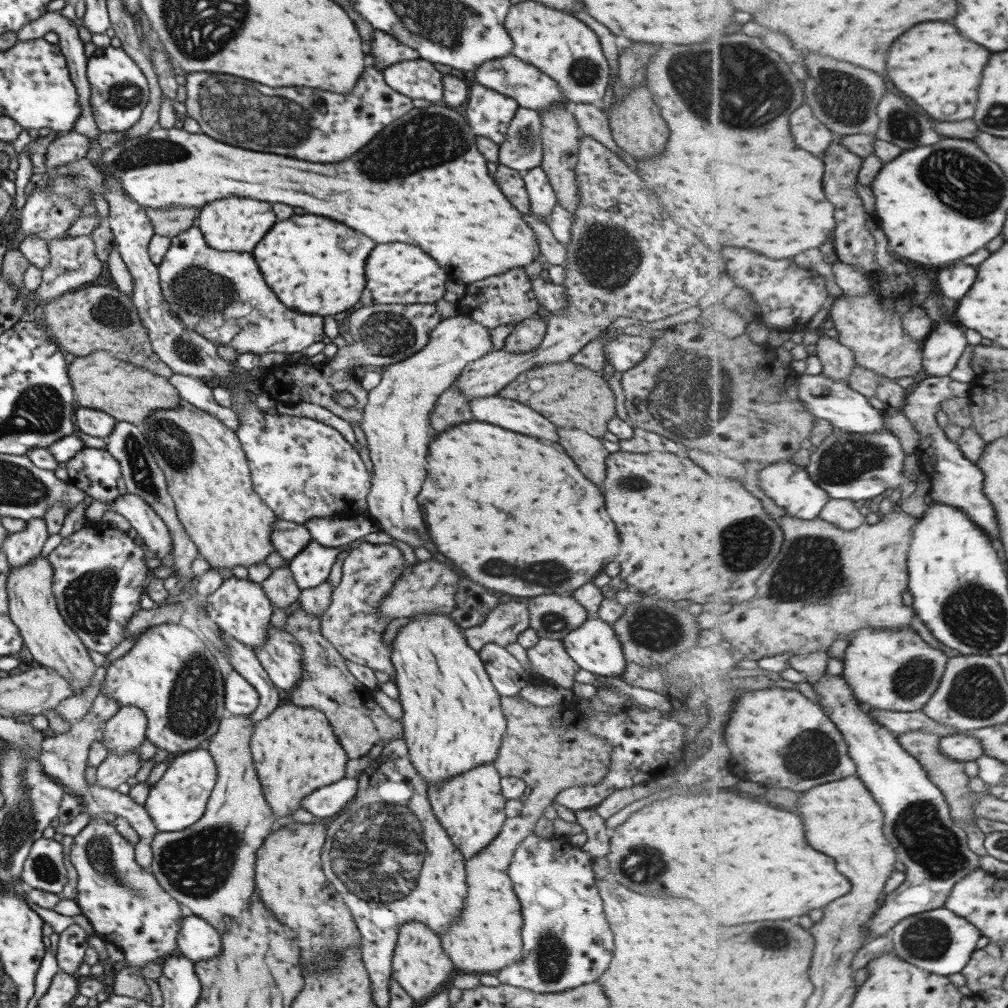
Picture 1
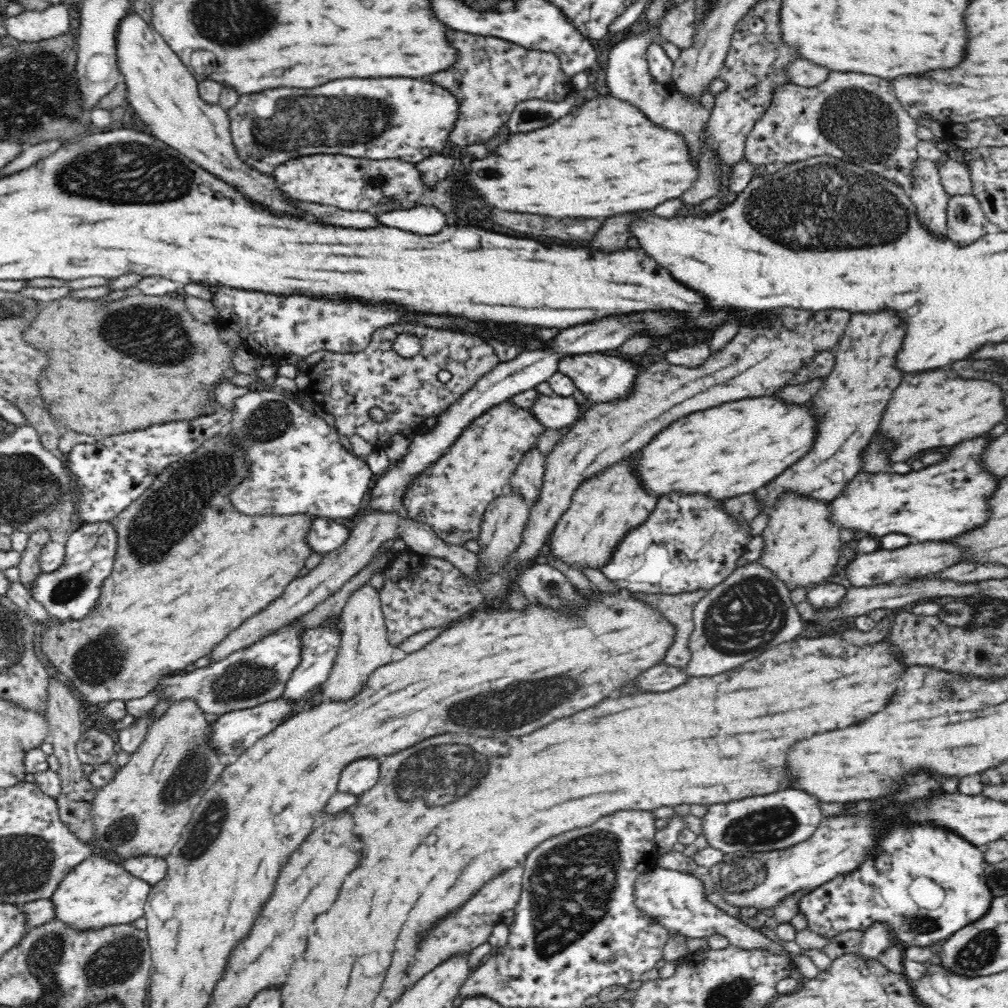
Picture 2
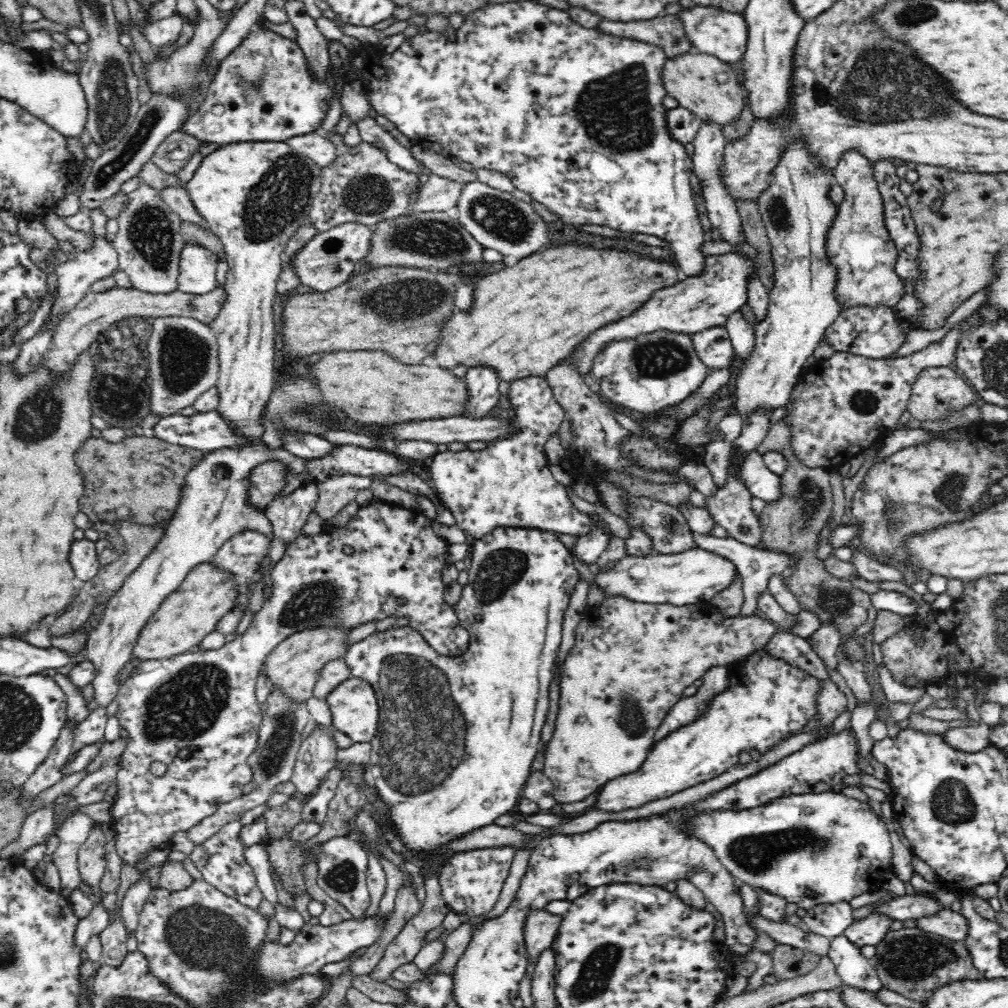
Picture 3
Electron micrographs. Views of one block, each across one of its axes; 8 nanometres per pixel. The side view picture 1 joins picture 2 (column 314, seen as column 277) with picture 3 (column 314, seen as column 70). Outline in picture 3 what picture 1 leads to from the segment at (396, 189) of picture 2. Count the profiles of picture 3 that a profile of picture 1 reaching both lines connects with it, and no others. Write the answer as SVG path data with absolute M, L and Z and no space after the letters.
M250 141L250 142L236 142L223 145L222 147L216 149L206 157L202 158L201 166L196 170L194 177L192 180L185 183L185 187L192 199L192 203L194 203L194 207L198 209L198 213L206 219L208 222L208 227L211 228L211 231L216 235L219 236L219 239L222 241L225 250L225 258L227 259L229 270L226 275L225 283L223 284L224 292L226 293L226 300L222 305L222 310L220 310L218 317L209 324L209 327L212 329L212 332L216 335L217 343L218 343L218 350L219 350L219 377L217 378L215 387L218 389L219 392L219 405L217 406L217 411L221 413L223 419L229 424L230 428L233 428L237 434L241 434L241 436L248 436L245 438L247 443L242 445L241 447L234 447L234 448L221 448L217 451L212 452L204 452L205 455L202 457L202 460L198 461L198 464L188 472L185 476L185 483L181 490L181 499L176 507L175 514L171 517L172 520L168 522L168 528L164 530L164 536L162 536L162 540L160 540L158 546L150 552L150 556L146 556L144 558L143 564L140 564L135 572L124 582L124 585L107 601L106 610L104 610L104 614L102 614L102 620L98 622L98 626L92 629L88 636L88 650L86 650L86 661L90 661L94 663L95 667L95 677L94 680L91 682L92 686L94 687L93 696L95 696L95 701L97 706L102 706L102 708L106 708L110 702L114 702L114 699L117 697L118 692L118 672L122 670L125 664L130 661L133 657L133 649L136 645L136 641L138 635L144 625L150 620L150 617L158 610L158 607L172 592L175 592L179 587L180 584L185 580L186 576L191 572L192 568L205 564L210 560L214 559L214 556L217 554L218 550L228 541L231 537L234 537L236 534L240 532L246 531L249 529L250 531L257 531L258 533L266 535L268 538L272 537L272 526L270 520L265 516L260 509L256 509L250 501L248 501L248 490L250 490L250 474L252 474L252 470L258 466L258 464L264 464L266 460L281 460L282 462L286 462L286 465L291 470L292 474L297 475L300 474L303 470L305 470L305 462L304 459L298 458L294 456L294 454L290 454L287 450L280 450L280 449L270 449L270 447L266 447L264 445L264 441L260 439L262 436L262 432L264 432L264 425L262 425L262 412L264 412L264 408L266 408L266 404L268 404L268 400L270 400L270 394L272 394L272 388L274 388L274 375L276 375L276 370L274 367L274 336L276 336L276 324L274 323L274 298L276 298L277 294L277 282L280 278L280 272L282 272L282 253L284 252L284 248L286 248L286 243L298 228L304 226L305 224L310 223L310 210L312 208L312 204L315 201L316 195L319 194L321 189L321 168L319 167L318 163L315 163L312 159L304 156L301 152L296 152L294 148L292 148L286 142L262 142L262 141Z

